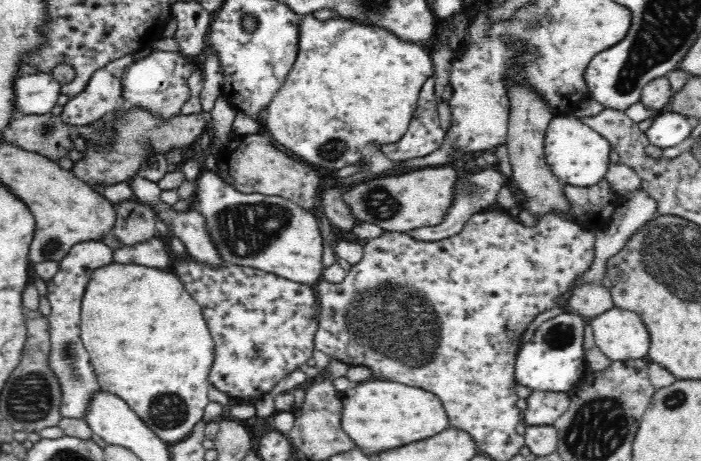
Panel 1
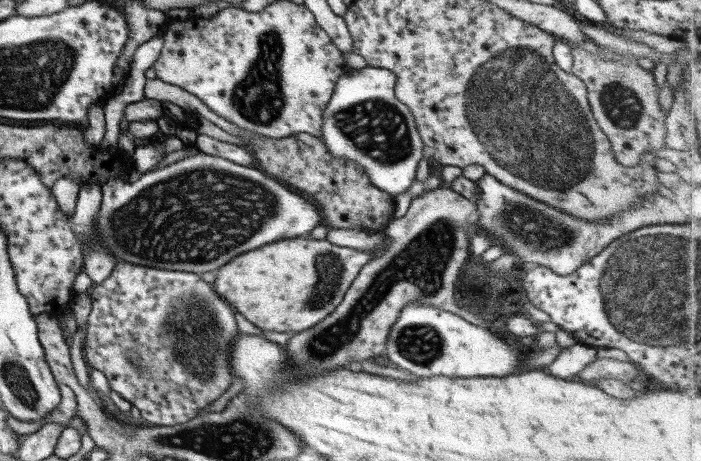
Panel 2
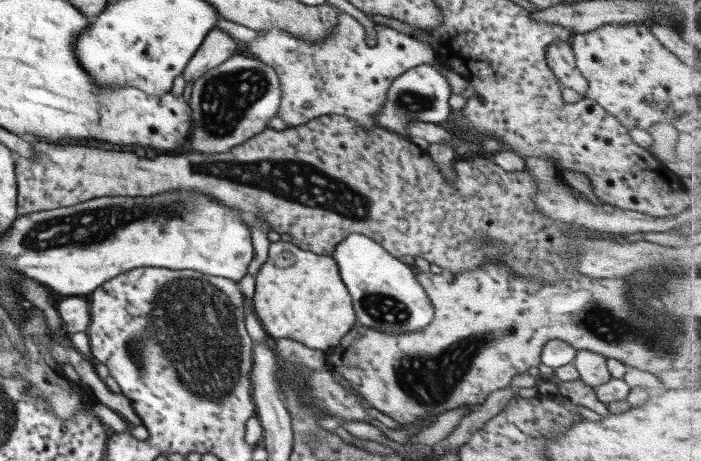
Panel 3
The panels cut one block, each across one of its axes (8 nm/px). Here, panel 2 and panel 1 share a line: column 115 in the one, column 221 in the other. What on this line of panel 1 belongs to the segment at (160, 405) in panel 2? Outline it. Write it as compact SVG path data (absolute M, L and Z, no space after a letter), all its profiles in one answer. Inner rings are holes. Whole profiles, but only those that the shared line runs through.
M182 259L172 270L186 290L199 304L202 316L209 328L216 350L214 364L210 368L209 382L238 400L253 401L263 398L282 379L290 373L306 367L306 362L313 358L314 334L318 328L317 298L312 284L300 284L264 272L257 268L243 267L230 263L222 266L208 266L194 259Z

